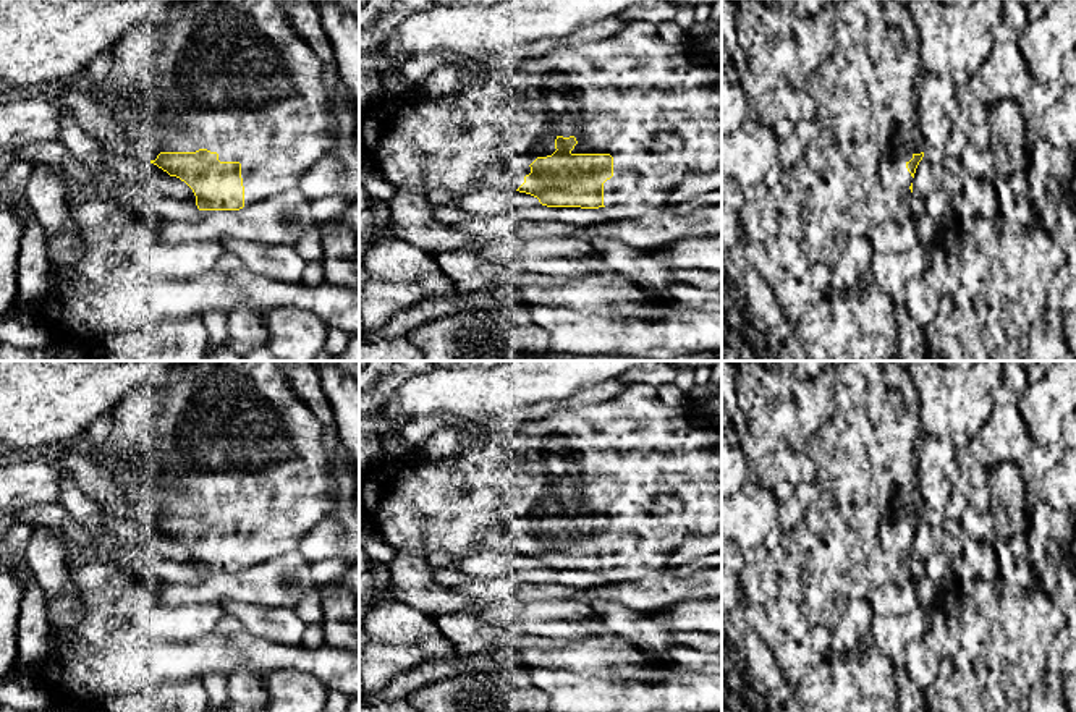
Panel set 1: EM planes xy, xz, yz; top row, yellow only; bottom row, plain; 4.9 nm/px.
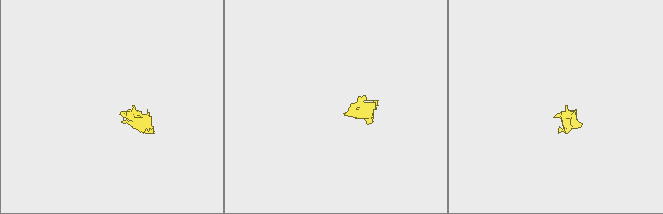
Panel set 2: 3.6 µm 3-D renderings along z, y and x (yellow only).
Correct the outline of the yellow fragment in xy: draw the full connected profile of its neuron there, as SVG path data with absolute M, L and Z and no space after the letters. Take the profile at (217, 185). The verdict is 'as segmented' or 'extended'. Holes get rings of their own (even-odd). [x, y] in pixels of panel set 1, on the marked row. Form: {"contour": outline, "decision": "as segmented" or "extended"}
{"contour": "M186 0L181 6L172 11L168 21L162 28L139 24L131 28L120 42L113 47L108 58L87 74L81 76L74 86L92 102L105 107L116 125L126 133L134 150L128 159L150 162L184 181L196 196L199 210L239 210L252 206L273 194L294 189L304 173L320 159L328 157L337 150L338 128L328 87L324 83L322 60L316 55L311 45L293 29L283 6L277 0ZM146 89L154 89L159 95L160 110L157 123L147 128L136 110L139 94Z", "decision": "extended"}

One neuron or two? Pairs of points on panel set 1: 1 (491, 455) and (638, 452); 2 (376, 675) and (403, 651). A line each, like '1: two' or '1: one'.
1: one
2: one

